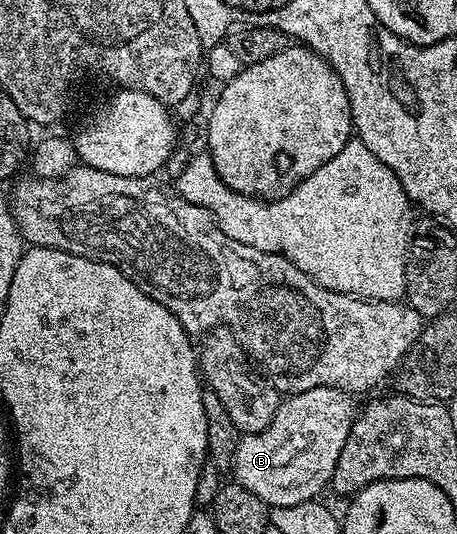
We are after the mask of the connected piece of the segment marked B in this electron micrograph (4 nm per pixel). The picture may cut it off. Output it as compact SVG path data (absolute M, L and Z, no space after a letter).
M316 387L282 398L267 429L254 435L242 434L238 438L237 448L231 460L232 482L255 493L255 497L262 499L270 509L316 500L320 496L320 491L332 484L339 453L343 453L343 445L351 433L353 420L357 418L359 403L353 399L356 398L350 392L340 391L334 387Z

